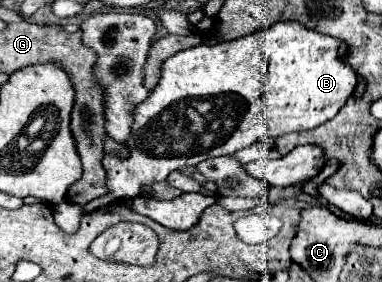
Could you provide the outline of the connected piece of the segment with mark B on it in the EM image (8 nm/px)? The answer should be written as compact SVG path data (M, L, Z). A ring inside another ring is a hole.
M277 21L273 23L271 27L265 27L265 29L259 29L251 35L245 35L235 40L228 42L221 42L215 45L199 44L194 47L189 47L185 51L179 51L175 55L171 55L167 61L163 61L161 65L161 79L157 83L157 87L151 91L151 95L137 107L135 111L135 123L133 123L133 135L129 139L129 159L119 159L119 157L111 157L111 155L105 155L105 169L107 169L107 175L109 175L109 189L111 193L105 197L105 199L93 199L91 203L87 203L83 207L83 213L91 213L99 207L105 207L107 203L111 201L125 201L125 199L133 199L139 195L141 187L143 185L153 185L153 183L159 183L159 181L165 181L167 175L171 171L177 171L177 169L185 169L185 167L195 167L197 163L205 161L207 157L221 157L221 155L231 155L239 149L245 149L249 147L251 143L259 141L259 139L265 139L265 137L279 137L279 135L285 135L285 133L291 133L291 131L309 131L313 127L319 127L321 123L333 119L337 115L337 111L347 103L347 99L351 97L351 93L355 91L355 85L357 85L357 73L355 69L349 65L347 61L347 53L349 53L349 47L345 45L345 41L337 39L337 37L331 37L331 35L323 35L323 33L317 33L313 29L307 29L305 25L301 25L299 21Z

